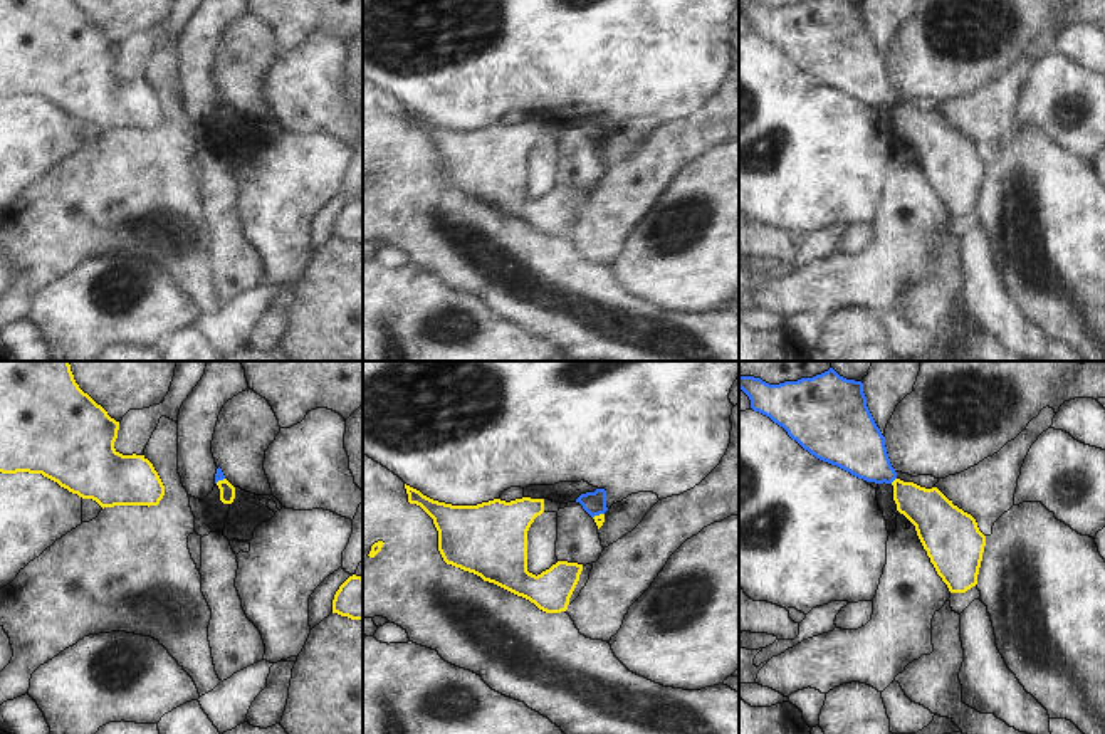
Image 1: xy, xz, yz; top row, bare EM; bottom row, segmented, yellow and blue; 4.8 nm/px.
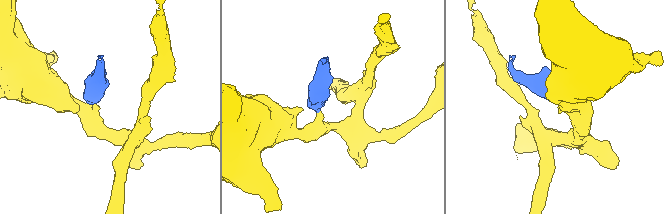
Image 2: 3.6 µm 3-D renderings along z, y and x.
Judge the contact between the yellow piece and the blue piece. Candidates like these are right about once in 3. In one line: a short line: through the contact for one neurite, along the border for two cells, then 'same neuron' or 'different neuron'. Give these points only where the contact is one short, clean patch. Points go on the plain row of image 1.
line yz (895, 101), (890, 106); different neuron

